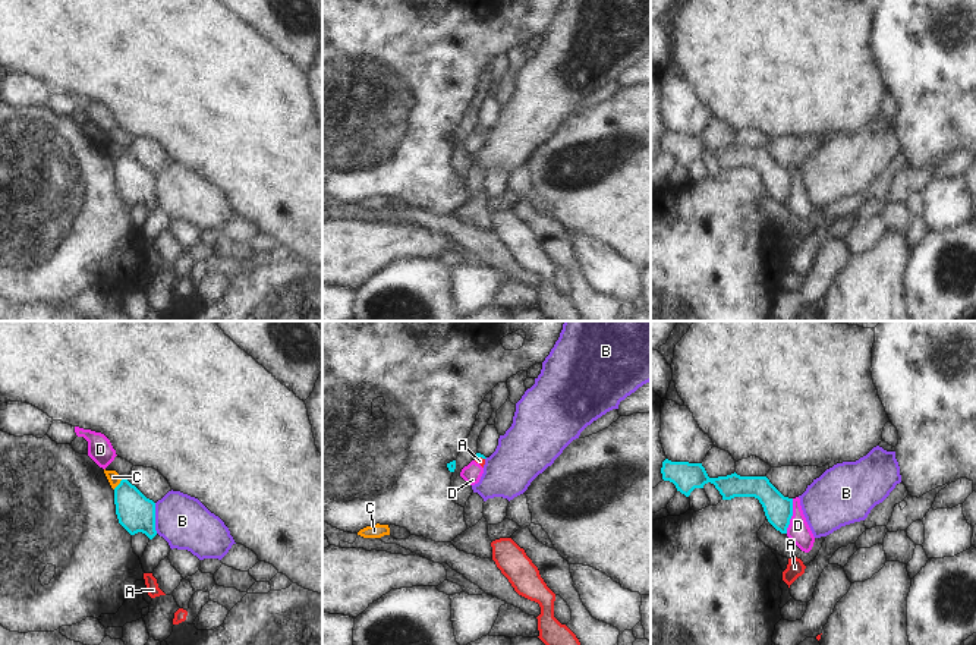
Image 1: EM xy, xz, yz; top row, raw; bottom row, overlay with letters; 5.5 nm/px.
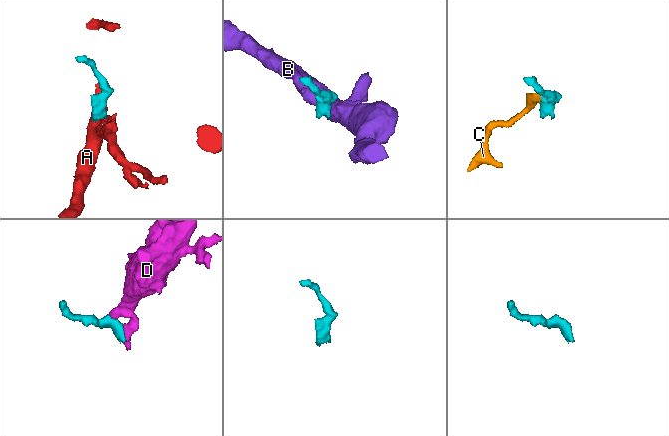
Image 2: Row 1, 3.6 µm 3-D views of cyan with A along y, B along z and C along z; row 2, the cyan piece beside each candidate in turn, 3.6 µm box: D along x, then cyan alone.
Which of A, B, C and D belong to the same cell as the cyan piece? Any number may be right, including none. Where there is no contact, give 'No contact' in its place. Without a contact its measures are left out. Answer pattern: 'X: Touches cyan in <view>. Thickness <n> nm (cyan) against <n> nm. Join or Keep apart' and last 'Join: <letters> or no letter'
A: Touches cyan in xz. Thickness 30 nm (cyan) against 40 nm. Join
B: Touches cyan in xy. Thickness 200 nm (cyan) against 280 nm. Keep apart
C: Touches cyan in xy. Thickness 200 nm (cyan) against 70 nm. Keep apart
D: Touches cyan in yz. Thickness 160 nm (cyan) against 120 nm. Keep apart
Join: A.

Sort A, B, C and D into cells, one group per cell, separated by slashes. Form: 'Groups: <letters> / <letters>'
Groups: A / B / C / D.

